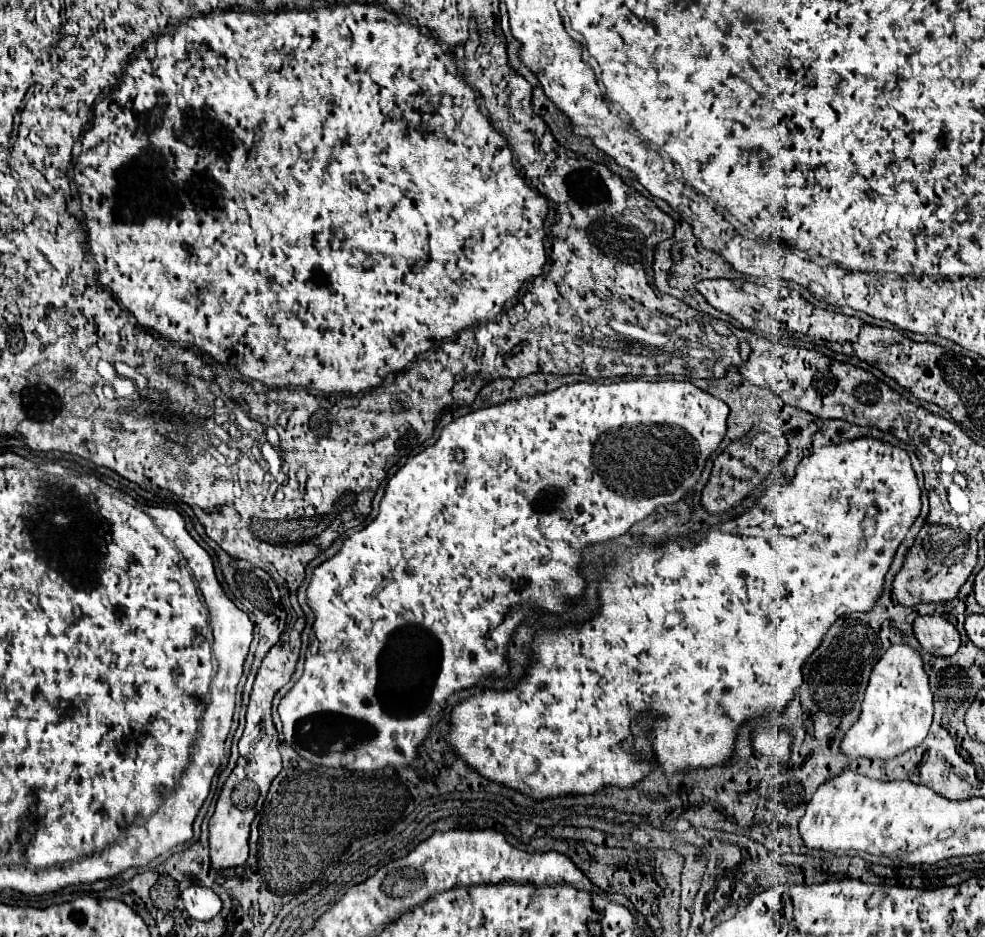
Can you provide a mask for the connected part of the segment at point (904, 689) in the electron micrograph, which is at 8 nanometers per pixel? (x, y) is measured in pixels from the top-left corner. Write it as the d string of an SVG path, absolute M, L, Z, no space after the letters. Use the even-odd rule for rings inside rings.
M890 646L872 670L862 712L858 720L844 734L840 748L850 758L867 757L891 759L916 748L924 740L932 724L932 696L928 676L922 666L920 654L906 646Z

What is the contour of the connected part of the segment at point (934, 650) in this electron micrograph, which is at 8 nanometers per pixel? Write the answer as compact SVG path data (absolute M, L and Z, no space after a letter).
M918 616L914 620L914 636L934 656L952 656L960 648L958 630L942 616Z

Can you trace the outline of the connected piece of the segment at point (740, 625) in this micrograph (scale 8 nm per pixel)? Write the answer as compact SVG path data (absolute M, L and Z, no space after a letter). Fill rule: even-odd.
M858 438L858 440L842 442L842 444L838 444L838 446L818 448L818 450L814 450L814 454L812 454L810 458L804 458L804 462L798 464L798 470L796 470L796 476L794 476L792 482L788 482L788 484L784 484L784 486L770 486L770 488L766 490L766 494L756 502L756 506L754 506L752 510L744 512L742 516L738 516L738 518L734 518L734 520L728 520L728 522L718 524L718 526L712 526L712 528L703 528L700 532L691 534L690 536L678 537L674 540L667 541L664 548L656 548L656 550L652 550L652 548L630 548L630 550L616 548L614 566L612 566L612 568L604 568L606 580L602 580L602 582L600 582L600 588L598 588L598 590L600 590L600 614L598 614L596 618L592 618L588 624L582 624L580 628L540 630L540 632L536 634L534 644L532 644L532 650L534 650L534 654L536 654L536 662L534 662L534 666L528 670L528 676L526 676L514 690L510 690L510 692L492 692L492 690L488 690L488 692L484 692L484 694L476 694L476 696L472 696L472 698L456 704L454 710L452 710L452 730L450 730L450 734L448 734L448 742L452 744L452 748L456 750L456 754L462 756L462 758L464 758L472 768L476 768L484 778L494 780L494 782L500 782L500 784L504 784L504 786L508 786L508 788L514 788L514 790L518 790L518 792L522 792L522 794L526 794L526 796L530 796L530 798L534 798L534 800L544 800L544 798L550 798L550 796L554 798L554 796L562 796L562 794L594 794L594 792L598 792L598 790L604 788L604 786L630 788L630 786L634 786L640 778L644 778L644 776L648 774L648 766L636 762L636 758L634 758L634 754L632 754L634 748L632 748L632 734L630 734L630 720L632 720L634 716L642 714L642 712L650 712L650 714L660 714L660 716L662 716L660 720L654 722L654 730L652 730L652 734L650 734L650 740L652 740L652 744L654 744L656 758L658 758L658 762L664 766L666 772L676 772L676 770L684 770L684 768L710 768L710 766L722 764L722 762L728 760L728 756L730 756L730 752L732 752L732 748L734 748L736 728L738 728L742 722L746 722L746 720L752 718L752 716L766 714L768 710L782 712L782 710L786 708L788 700L792 698L792 692L802 684L802 664L806 662L806 658L810 656L810 652L814 652L814 650L818 648L818 642L822 640L822 634L836 622L836 618L842 616L842 612L844 612L844 614L856 612L856 610L862 612L862 610L870 610L870 608L874 606L876 598L878 598L880 592L882 592L884 574L888 572L888 568L890 568L890 564L892 564L894 552L896 552L896 548L900 546L900 542L904 540L904 534L906 534L906 532L910 530L910 526L914 524L918 512L920 512L920 488L918 488L918 480L916 480L916 474L914 474L914 470L912 470L912 462L910 462L910 456L908 456L906 450L902 450L902 448L898 448L898 446L892 446L892 444L888 444L888 442L876 440L876 438ZM752 612L756 612L756 618L760 618L760 616L758 616L760 612L776 612L776 630L774 630L774 620L772 620L772 624L766 620L766 626L764 626L764 630L762 630L760 622L758 622L758 620L756 620L756 622L752 620L752 618L754 618Z

